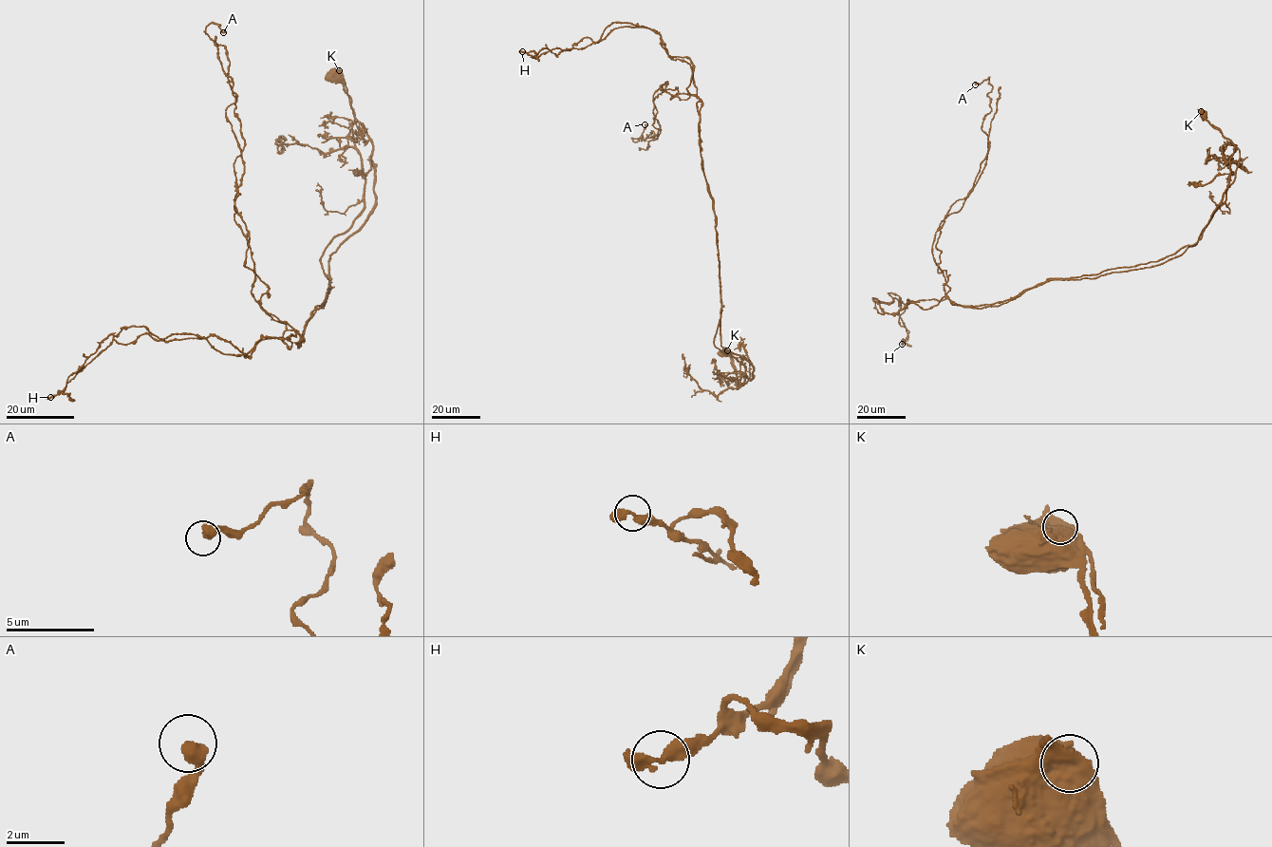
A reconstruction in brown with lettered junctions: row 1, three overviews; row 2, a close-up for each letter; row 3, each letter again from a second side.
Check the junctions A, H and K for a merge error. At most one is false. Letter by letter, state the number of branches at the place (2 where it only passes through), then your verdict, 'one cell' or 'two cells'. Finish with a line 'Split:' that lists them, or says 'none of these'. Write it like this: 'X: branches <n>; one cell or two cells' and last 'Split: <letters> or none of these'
A: branches 1; one cell
H: branches 2; one cell
K: branches 1; two cells
Split: K

